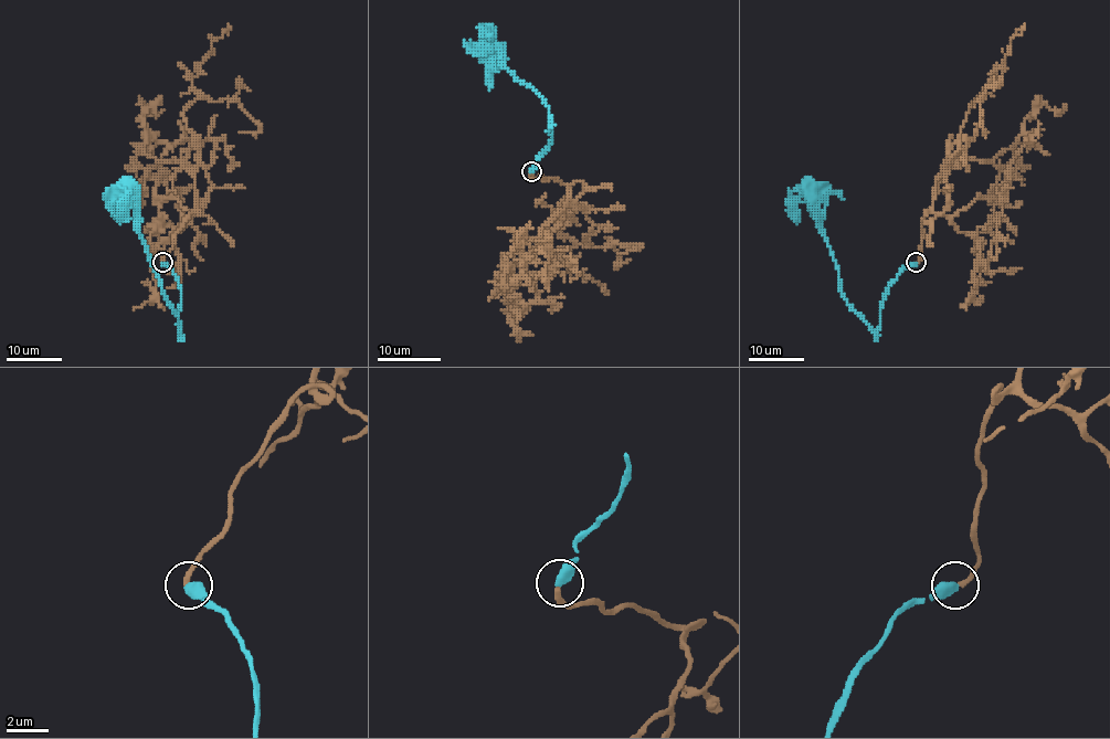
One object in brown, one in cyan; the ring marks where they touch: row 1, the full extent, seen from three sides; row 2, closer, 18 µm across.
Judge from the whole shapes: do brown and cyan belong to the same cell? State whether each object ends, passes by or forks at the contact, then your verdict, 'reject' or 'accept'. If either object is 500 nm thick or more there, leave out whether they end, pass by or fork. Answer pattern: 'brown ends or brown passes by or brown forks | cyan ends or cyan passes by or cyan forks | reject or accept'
accept

